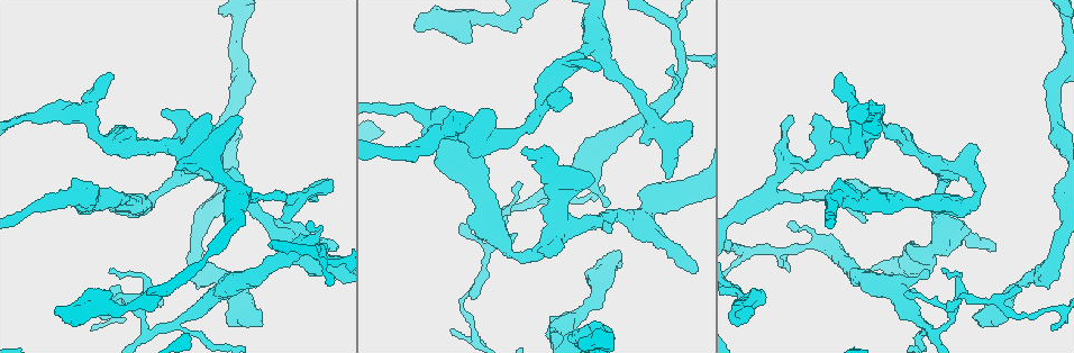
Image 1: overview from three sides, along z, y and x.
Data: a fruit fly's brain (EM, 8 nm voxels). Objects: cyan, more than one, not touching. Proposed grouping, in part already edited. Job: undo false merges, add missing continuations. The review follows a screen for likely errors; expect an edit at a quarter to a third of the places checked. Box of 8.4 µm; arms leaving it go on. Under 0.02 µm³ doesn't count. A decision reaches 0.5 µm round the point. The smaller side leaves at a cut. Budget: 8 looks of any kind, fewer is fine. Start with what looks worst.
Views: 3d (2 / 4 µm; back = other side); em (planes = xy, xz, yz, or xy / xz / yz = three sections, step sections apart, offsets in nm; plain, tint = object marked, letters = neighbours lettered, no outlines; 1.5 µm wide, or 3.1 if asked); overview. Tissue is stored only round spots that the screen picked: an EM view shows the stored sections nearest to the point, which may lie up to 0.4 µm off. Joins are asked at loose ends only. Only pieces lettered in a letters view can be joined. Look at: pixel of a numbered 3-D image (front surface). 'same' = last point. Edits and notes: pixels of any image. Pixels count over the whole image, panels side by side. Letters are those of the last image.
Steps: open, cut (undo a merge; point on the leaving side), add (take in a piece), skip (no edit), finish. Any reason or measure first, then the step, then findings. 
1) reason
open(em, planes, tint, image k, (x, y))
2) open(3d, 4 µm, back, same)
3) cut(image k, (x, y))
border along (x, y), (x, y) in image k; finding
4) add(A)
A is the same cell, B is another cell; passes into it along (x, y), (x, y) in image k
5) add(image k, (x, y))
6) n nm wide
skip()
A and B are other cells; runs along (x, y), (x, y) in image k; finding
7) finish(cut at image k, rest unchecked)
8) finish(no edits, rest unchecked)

branch stops here
open(em, planes, letters, image 1, (944, 270))

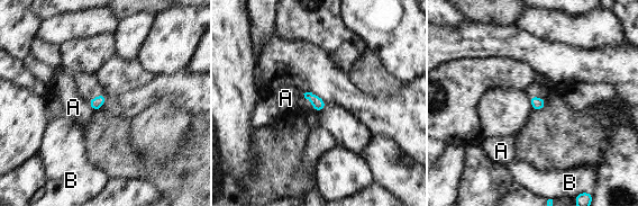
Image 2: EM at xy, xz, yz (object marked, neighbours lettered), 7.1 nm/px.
A touches over 90 nm
skip()
A and B are other cells; border along (88, 102), (96, 110) in image 2; none of them fits

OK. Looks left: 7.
arms part here
open(em, xy, step 8, tint, image 1, (781, 248))

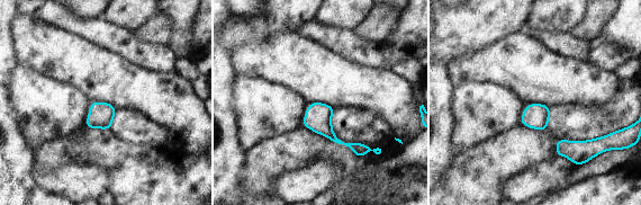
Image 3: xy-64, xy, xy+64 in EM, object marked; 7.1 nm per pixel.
what lies round it
open(em, xy, step 8, letters, same)

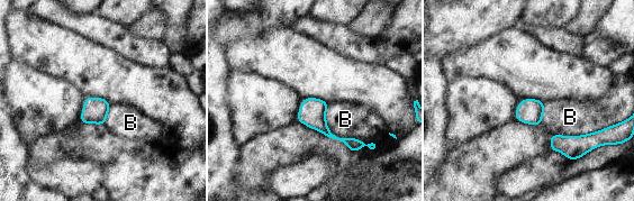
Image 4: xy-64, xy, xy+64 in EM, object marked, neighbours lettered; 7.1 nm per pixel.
skip()
B is another cell; border along (327, 104), (332, 133), (377, 140) in image 4; one neuron here

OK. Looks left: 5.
finish(no edits, rest unchecked)

